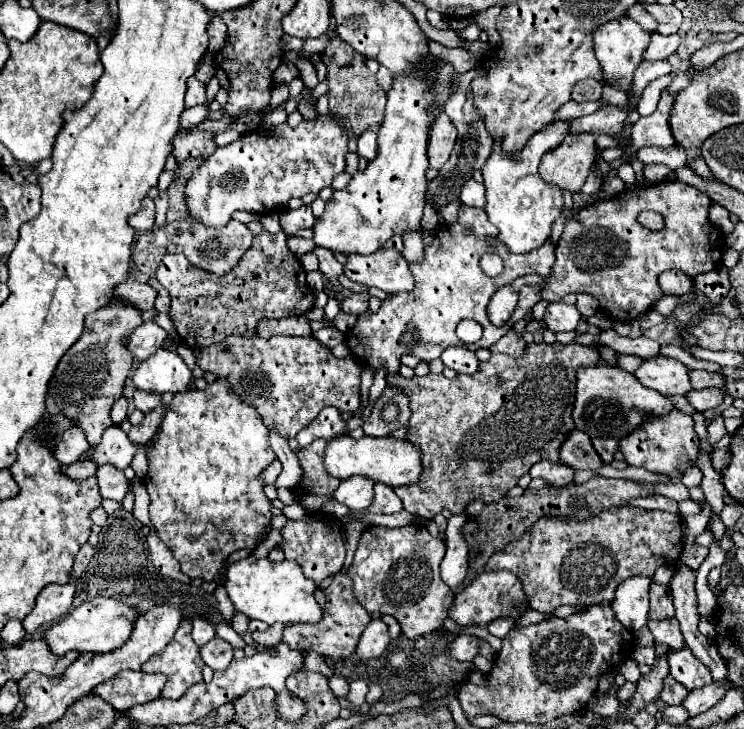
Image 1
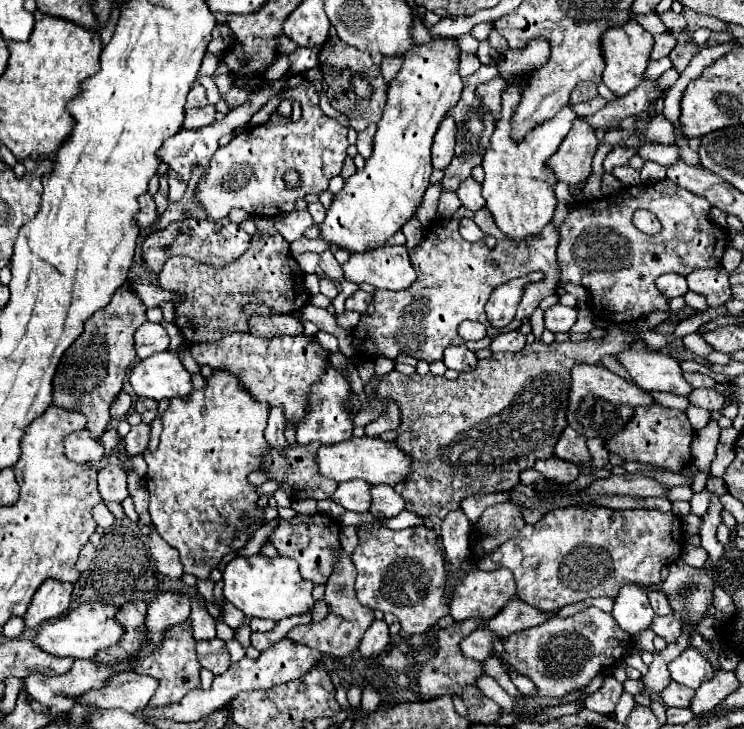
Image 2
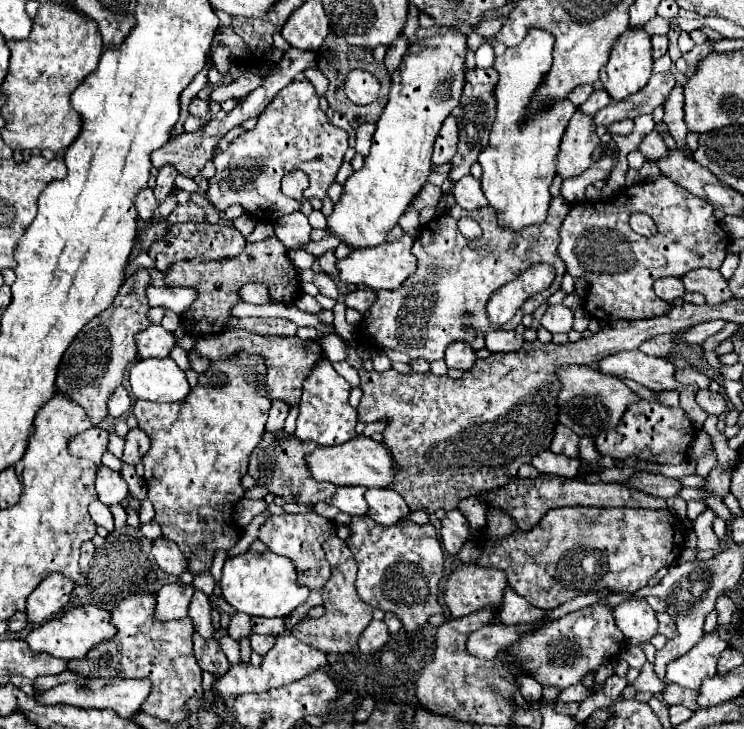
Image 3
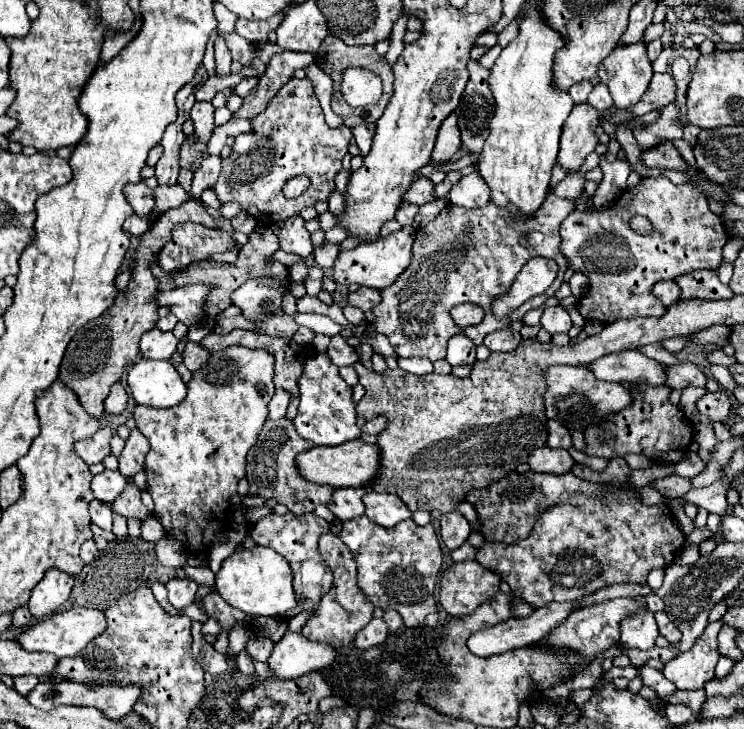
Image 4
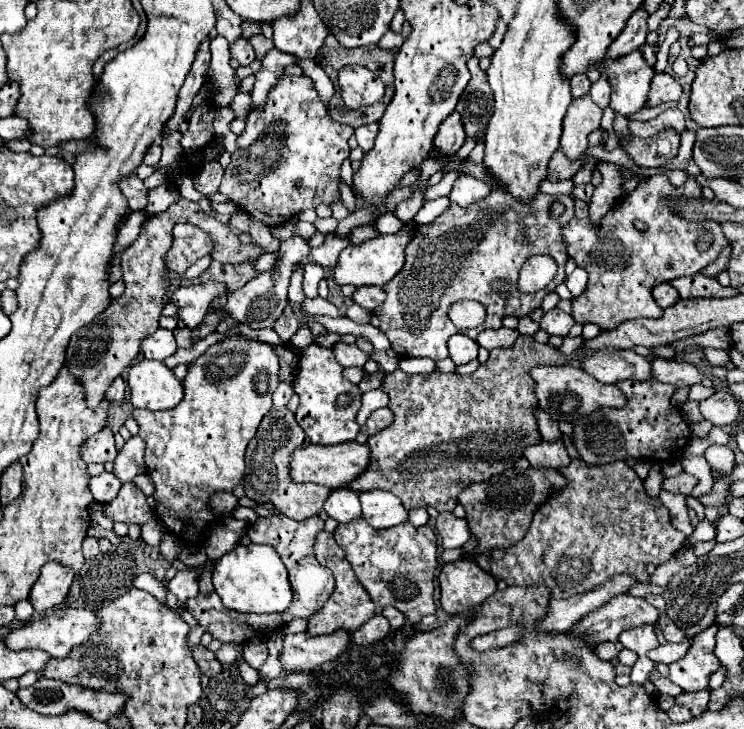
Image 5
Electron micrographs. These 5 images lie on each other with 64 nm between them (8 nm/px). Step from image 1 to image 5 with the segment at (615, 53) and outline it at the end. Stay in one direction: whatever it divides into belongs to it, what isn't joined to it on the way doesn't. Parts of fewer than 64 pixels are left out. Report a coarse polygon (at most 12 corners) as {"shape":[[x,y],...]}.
{"shape":[[640,50],[604,58],[610,108],[628,116],[644,106],[654,70]]}

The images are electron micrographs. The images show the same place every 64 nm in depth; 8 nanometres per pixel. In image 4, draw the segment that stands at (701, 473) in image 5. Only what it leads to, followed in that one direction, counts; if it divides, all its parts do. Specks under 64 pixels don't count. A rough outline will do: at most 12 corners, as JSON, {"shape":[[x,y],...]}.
{"shape":[[695,452],[675,465],[674,473],[692,478],[704,463]]}

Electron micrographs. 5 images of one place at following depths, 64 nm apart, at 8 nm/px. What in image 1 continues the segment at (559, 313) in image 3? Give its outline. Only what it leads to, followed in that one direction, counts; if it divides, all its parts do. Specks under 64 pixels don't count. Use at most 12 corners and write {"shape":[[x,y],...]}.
{"shape":[[564,302],[548,304],[552,332],[576,330],[582,314]]}

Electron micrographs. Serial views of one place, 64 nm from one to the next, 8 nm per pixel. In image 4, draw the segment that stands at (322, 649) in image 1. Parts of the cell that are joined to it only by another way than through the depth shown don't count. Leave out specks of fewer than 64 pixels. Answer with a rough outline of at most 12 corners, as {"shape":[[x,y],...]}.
{"shape":[[328,532],[318,550],[334,572],[302,636],[348,648],[374,606],[356,586],[356,562]]}

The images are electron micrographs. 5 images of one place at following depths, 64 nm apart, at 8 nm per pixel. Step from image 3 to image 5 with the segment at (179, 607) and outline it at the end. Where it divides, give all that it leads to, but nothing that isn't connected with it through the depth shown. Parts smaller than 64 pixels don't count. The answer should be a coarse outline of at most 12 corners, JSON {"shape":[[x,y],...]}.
{"shape":[[196,570],[178,572],[168,590],[186,604],[198,594]]}

